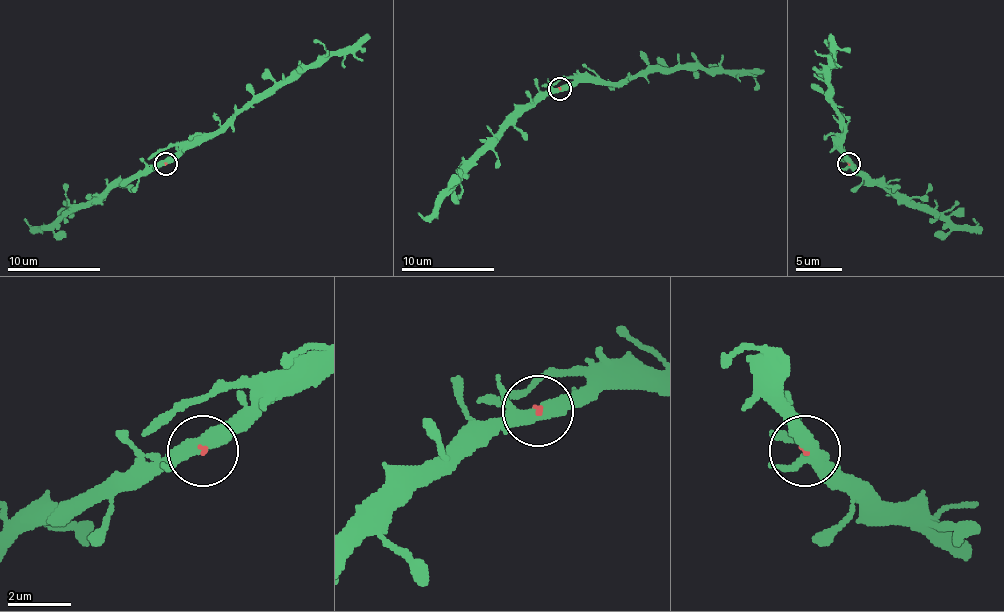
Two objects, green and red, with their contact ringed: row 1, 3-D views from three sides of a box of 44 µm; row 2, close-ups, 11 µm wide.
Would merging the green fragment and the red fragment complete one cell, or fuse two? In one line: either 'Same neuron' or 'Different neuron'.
Same neuron

